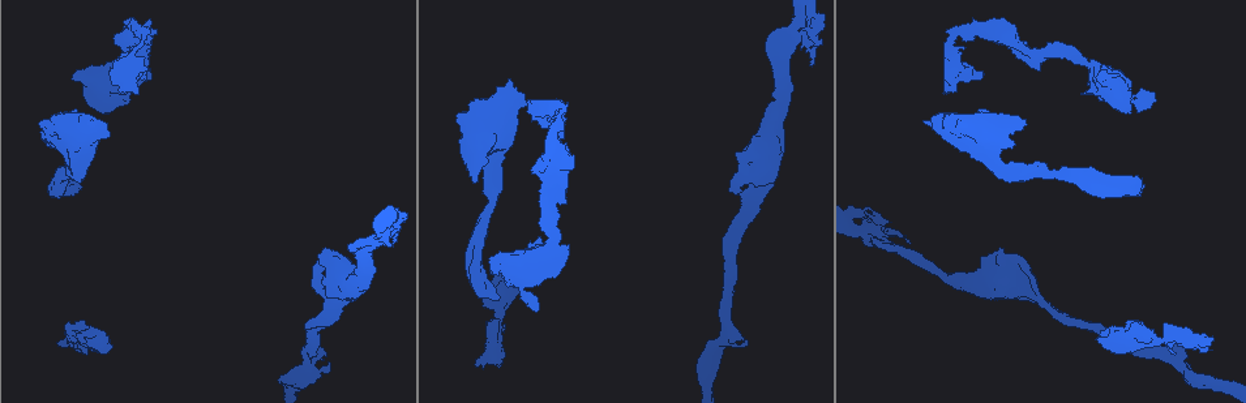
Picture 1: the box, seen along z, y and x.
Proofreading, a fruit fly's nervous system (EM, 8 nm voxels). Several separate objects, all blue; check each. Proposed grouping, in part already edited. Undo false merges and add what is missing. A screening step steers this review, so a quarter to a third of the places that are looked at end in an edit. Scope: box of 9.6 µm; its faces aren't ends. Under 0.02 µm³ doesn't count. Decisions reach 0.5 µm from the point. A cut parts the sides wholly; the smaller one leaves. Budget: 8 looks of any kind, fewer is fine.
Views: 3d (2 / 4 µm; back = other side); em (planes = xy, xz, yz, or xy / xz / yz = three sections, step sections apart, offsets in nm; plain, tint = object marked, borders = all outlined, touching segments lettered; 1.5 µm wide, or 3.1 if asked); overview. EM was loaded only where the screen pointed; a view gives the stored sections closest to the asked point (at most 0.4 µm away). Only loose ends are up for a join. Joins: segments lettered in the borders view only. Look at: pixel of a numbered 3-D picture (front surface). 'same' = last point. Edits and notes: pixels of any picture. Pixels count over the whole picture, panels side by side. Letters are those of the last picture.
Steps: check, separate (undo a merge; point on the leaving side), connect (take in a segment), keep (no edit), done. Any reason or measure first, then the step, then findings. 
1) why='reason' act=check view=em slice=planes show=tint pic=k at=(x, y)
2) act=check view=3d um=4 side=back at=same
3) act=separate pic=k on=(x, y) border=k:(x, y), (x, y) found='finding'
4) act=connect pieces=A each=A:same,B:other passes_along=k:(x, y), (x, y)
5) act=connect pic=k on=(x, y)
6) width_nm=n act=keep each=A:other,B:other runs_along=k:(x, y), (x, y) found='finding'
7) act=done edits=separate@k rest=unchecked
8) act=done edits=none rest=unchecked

why='end of a long branch' act=check view=em slice=planes show=tint pic=1 at=(1142, 188)

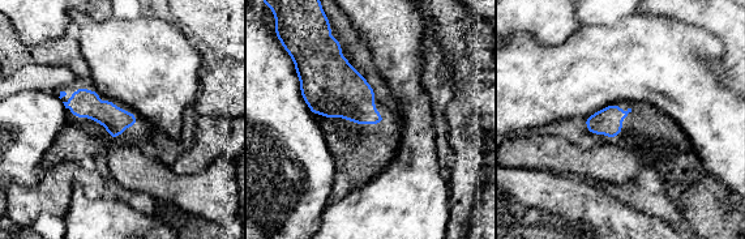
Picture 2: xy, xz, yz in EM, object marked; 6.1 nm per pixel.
act=check view=em slice=planes show=borders at=same

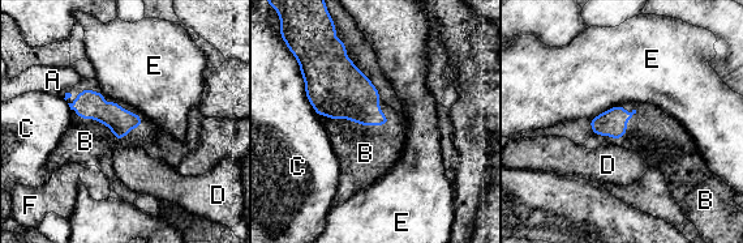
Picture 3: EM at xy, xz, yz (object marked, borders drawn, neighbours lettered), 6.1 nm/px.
act=connect pieces=B each=A:other,B:same,C:other,D:other,E:other,F:other passes_along=3:(89, 105), (108, 127), (85, 141) found='it goes on there'

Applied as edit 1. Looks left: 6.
act=check view=overview

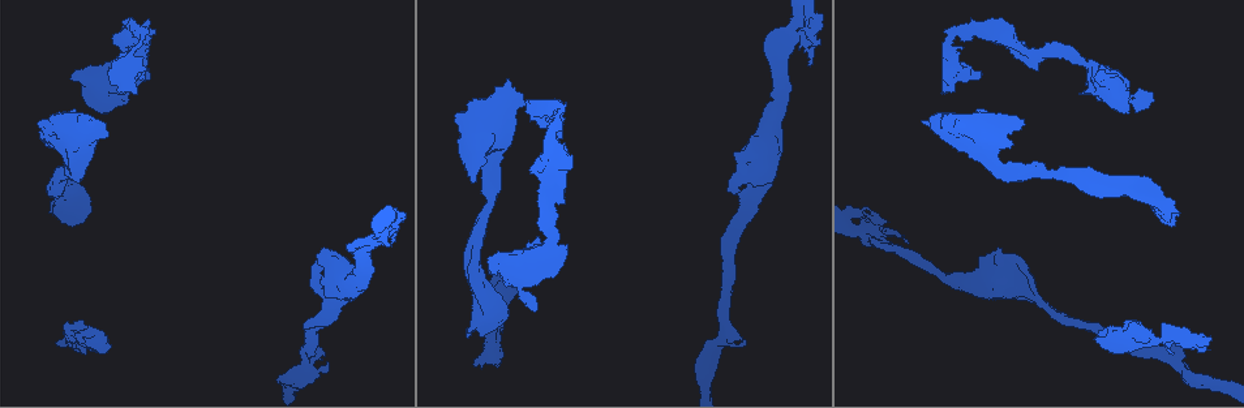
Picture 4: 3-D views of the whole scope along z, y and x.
why='narrows sharply' act=check view=em slice=yz step=8 show=tint pic=4 at=(876, 236)

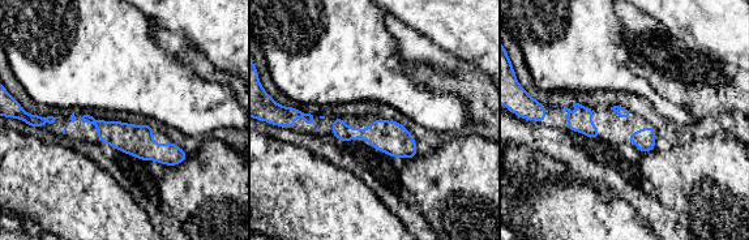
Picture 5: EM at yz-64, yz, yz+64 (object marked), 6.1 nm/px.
why='cut it another way' act=check view=em slice=planes show=borders at=same

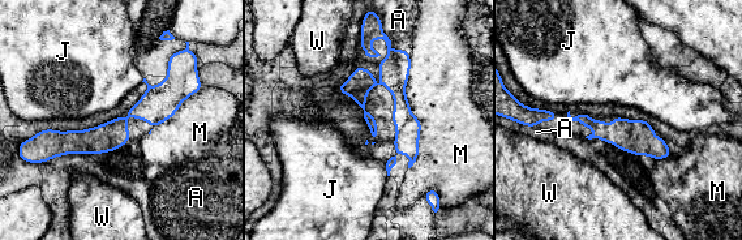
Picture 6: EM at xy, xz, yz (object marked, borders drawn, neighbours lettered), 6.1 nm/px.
act=keep each=A:other,J:other,M:other,W:other border=6:(410, 54), (408, 168) found='one cell here'

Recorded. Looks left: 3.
why='branch stops here' act=check view=3d um=2 pic=4 at=(1185, 355)

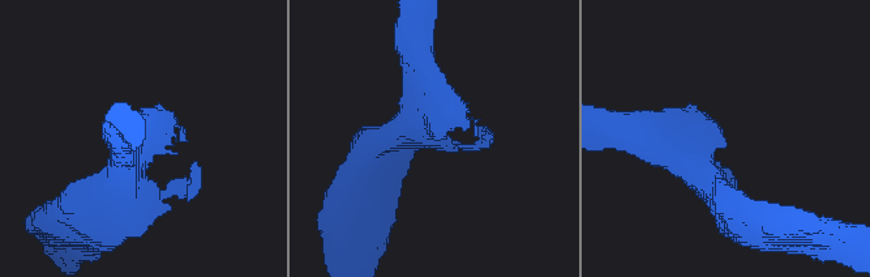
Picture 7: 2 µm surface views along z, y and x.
act=check view=em slice=planes show=plain pic=7 at=(474, 128)

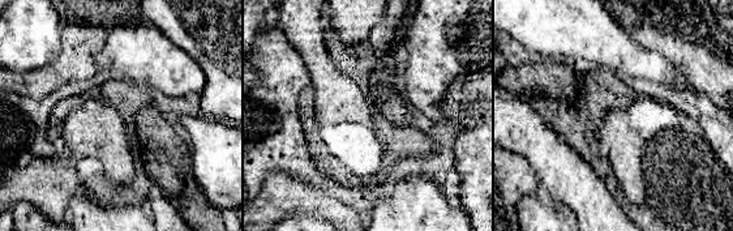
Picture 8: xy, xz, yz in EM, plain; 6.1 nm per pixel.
act=check view=em slice=planes show=borders at=same

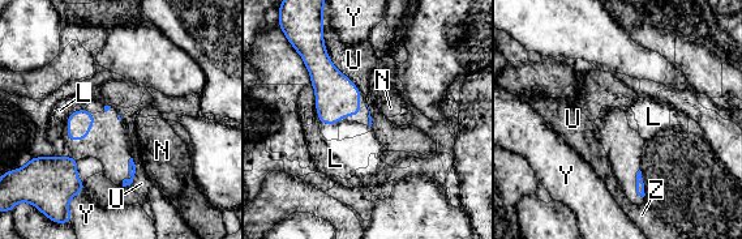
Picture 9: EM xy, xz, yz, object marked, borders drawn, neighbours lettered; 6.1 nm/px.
act=keep each=L:other,N:other,U:other,Y:other,Z:other border=9:(322, 38), (333, 64), (355, 82) found='none of them fits'

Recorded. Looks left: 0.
act=done edits=connect@3 rest=unchecked

